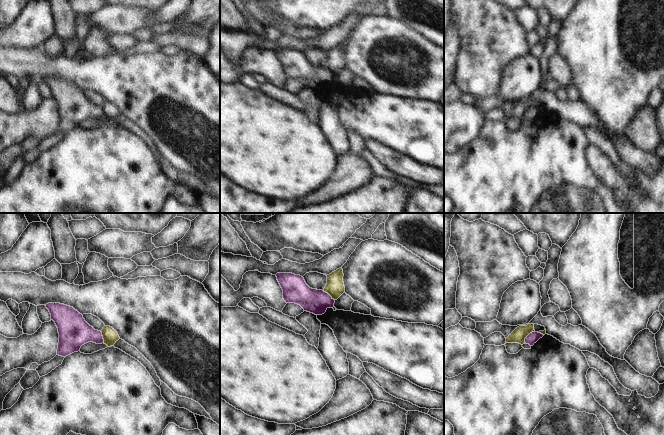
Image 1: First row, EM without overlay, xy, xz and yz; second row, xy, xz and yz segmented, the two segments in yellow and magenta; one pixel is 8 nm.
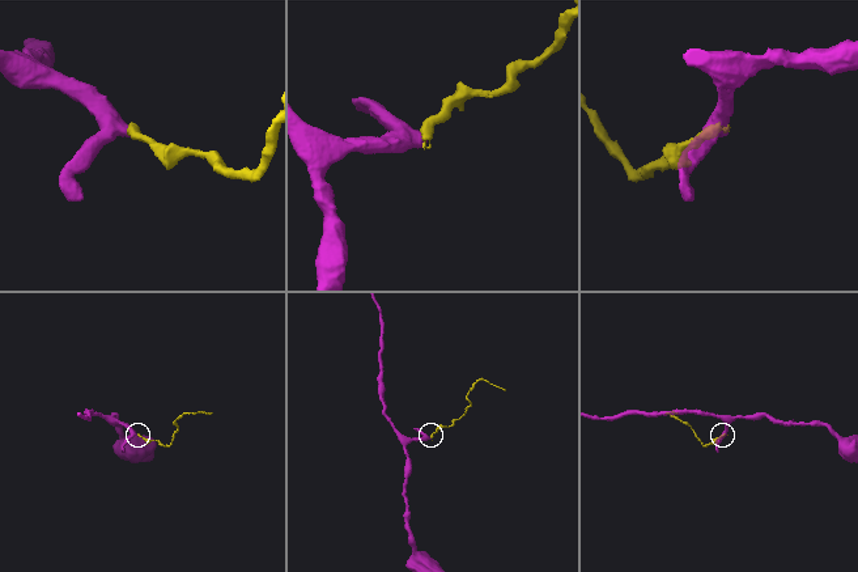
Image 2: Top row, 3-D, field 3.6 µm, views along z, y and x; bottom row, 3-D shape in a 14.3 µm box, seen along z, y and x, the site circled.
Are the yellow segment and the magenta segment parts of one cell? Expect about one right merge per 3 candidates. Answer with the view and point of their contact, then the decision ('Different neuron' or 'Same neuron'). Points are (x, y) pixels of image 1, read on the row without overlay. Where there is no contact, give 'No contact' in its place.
Touches yellow at yz (527, 111). Different neuron.

